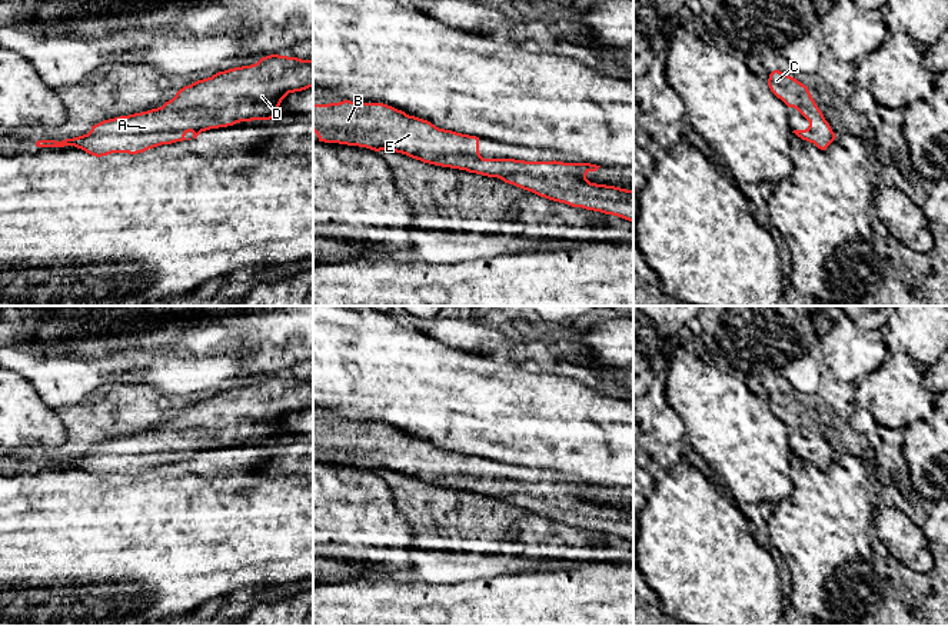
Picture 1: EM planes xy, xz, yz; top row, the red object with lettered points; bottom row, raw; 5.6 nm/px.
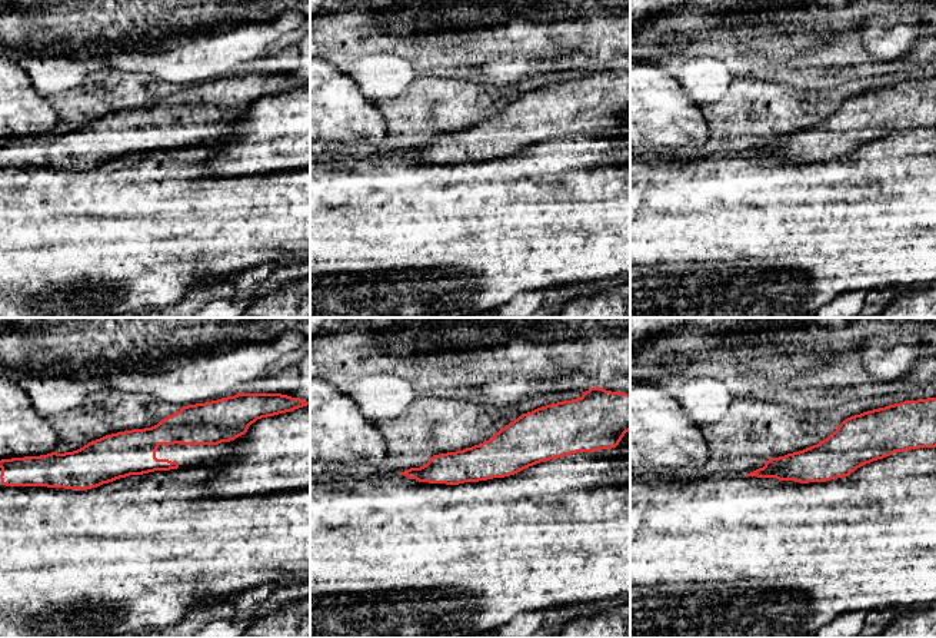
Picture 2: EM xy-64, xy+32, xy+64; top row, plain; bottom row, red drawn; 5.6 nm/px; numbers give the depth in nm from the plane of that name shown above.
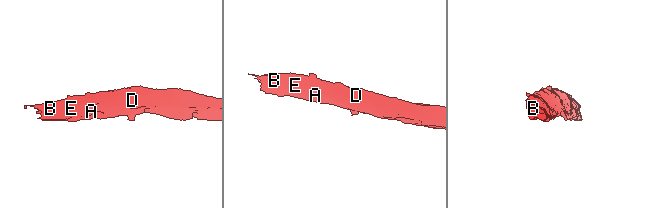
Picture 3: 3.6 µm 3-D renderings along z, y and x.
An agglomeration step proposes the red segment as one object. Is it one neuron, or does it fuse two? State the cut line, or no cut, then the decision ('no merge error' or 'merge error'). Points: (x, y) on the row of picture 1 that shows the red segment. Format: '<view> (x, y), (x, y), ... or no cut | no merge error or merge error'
no cut | no merge error

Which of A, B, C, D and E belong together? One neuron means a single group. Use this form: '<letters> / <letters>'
A B C D E

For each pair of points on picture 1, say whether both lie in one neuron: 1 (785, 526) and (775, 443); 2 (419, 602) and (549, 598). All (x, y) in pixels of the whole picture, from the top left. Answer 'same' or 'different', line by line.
1: different
2: same

